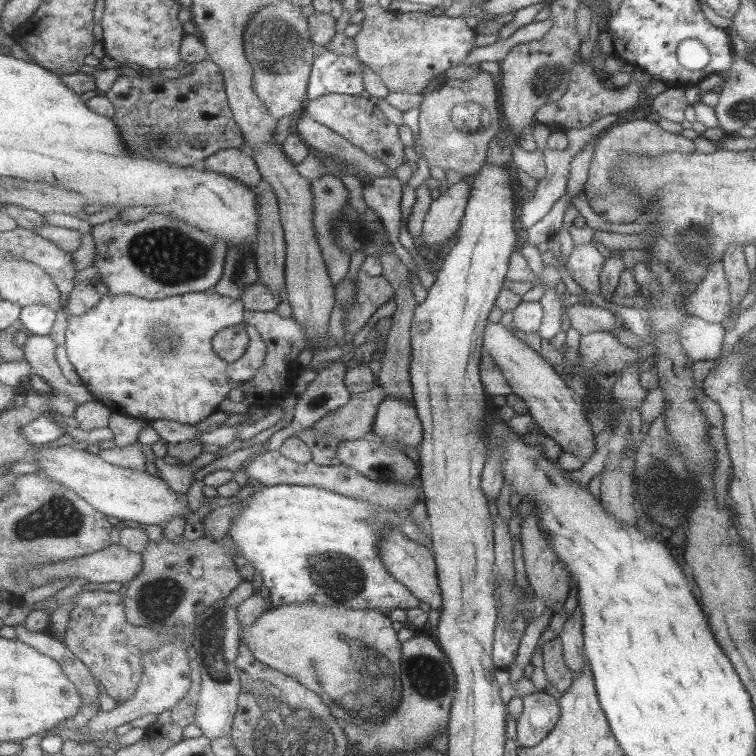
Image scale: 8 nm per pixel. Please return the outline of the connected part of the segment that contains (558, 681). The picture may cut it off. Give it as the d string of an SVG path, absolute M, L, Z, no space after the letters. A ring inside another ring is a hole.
M560 639L548 640L544 644L544 671L547 680L557 691L565 693L570 689L573 675L560 654Z

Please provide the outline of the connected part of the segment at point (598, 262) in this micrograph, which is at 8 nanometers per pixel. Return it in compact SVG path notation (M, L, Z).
M594 244L575 246L566 262L570 276L588 293L601 294L600 275L605 258Z

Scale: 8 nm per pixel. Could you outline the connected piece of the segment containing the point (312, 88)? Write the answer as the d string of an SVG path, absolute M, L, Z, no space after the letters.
M325 51L315 60L309 86L309 101L340 93L360 95L367 90L364 73L367 64L357 58Z

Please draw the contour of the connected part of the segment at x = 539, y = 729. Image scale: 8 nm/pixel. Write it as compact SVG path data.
M545 691L530 693L524 697L525 712L518 720L519 742L535 747L554 730L562 715L559 701Z

